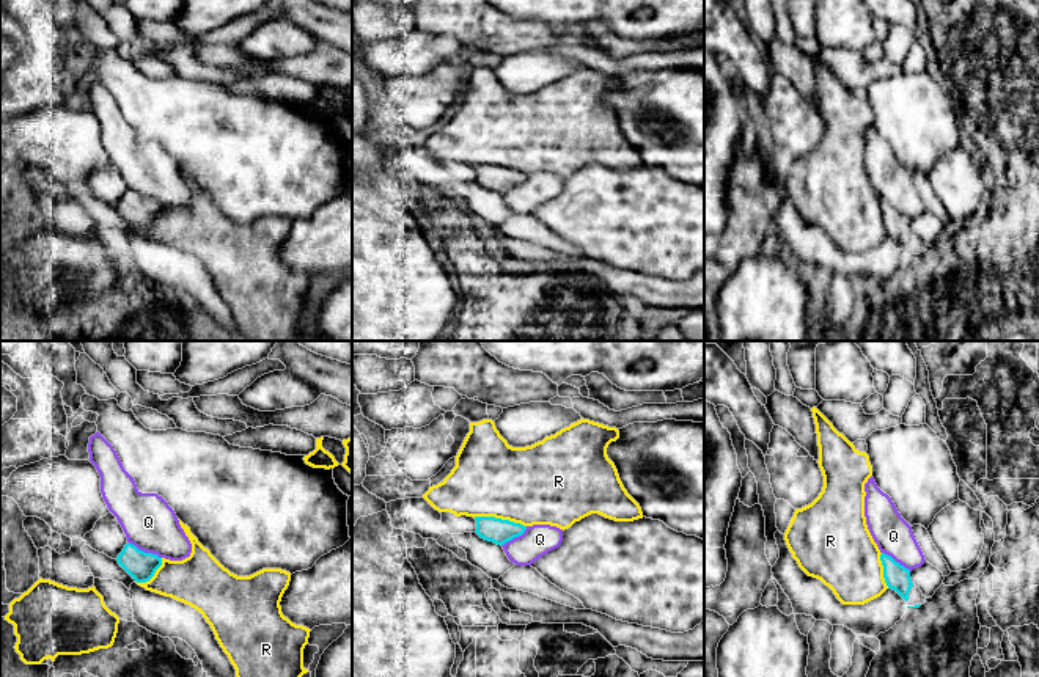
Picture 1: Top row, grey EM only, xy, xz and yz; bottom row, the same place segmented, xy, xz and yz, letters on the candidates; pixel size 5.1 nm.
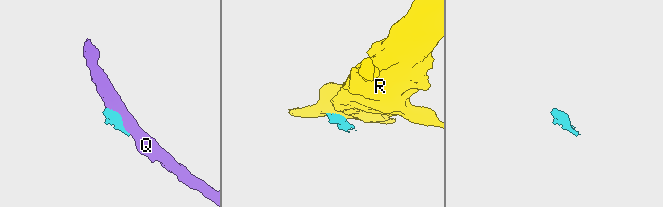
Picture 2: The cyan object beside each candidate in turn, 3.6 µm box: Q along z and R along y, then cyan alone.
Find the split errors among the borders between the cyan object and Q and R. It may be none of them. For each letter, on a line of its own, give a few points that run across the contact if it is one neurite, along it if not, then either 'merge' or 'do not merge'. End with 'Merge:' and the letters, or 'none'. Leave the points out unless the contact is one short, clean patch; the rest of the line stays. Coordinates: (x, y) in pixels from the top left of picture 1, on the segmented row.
Q: do not merge
R: line xz (473, 517), (500, 517), (525, 526); do not merge
Merge: none

